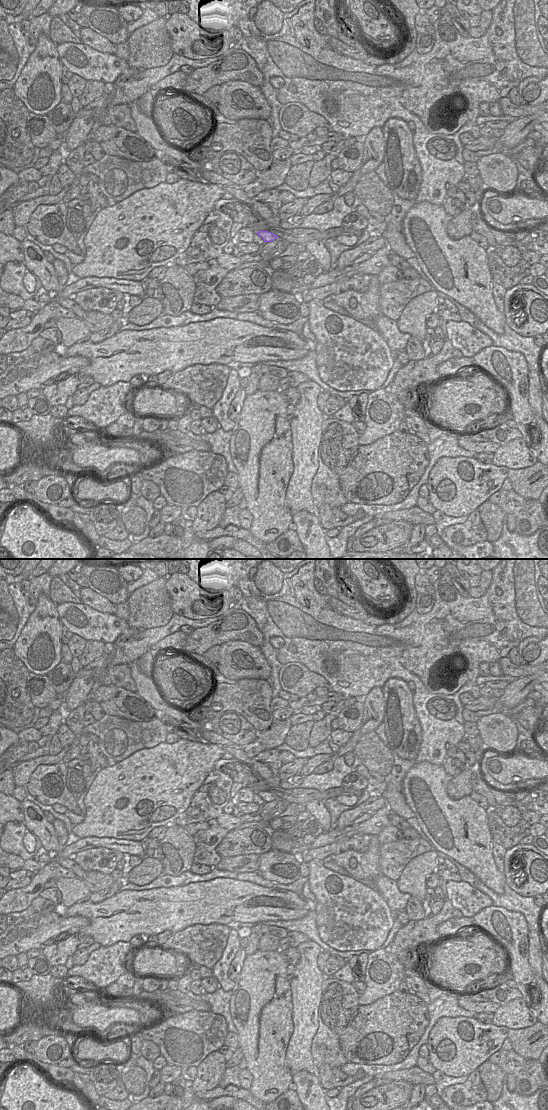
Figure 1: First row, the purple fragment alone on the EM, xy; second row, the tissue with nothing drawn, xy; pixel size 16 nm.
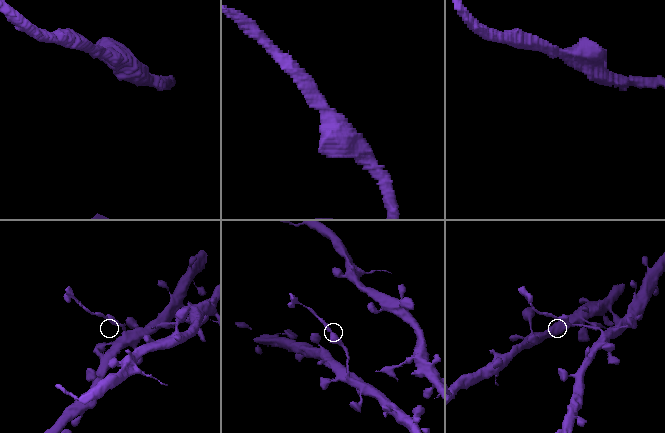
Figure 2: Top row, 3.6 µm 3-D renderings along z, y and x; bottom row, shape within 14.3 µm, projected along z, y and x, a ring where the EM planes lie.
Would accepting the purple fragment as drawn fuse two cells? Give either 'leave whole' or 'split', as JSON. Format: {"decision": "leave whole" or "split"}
{"decision": "split"}

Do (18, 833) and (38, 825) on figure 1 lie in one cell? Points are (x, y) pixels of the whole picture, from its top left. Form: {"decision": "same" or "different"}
{"decision": "different"}

